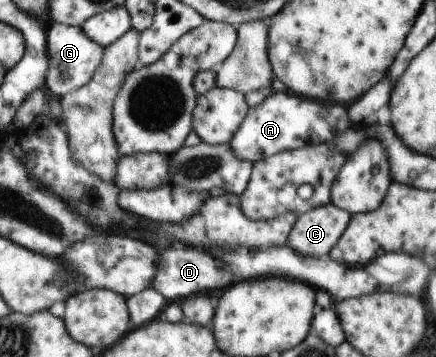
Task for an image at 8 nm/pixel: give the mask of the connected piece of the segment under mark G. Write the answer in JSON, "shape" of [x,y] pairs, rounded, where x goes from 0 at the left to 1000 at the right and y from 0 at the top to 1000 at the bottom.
{"shape":[[[117,64],[110,73],[108,98],[112,193],[103,246],[135,277],[206,232],[236,171],[239,137],[202,106],[183,73]]]}

